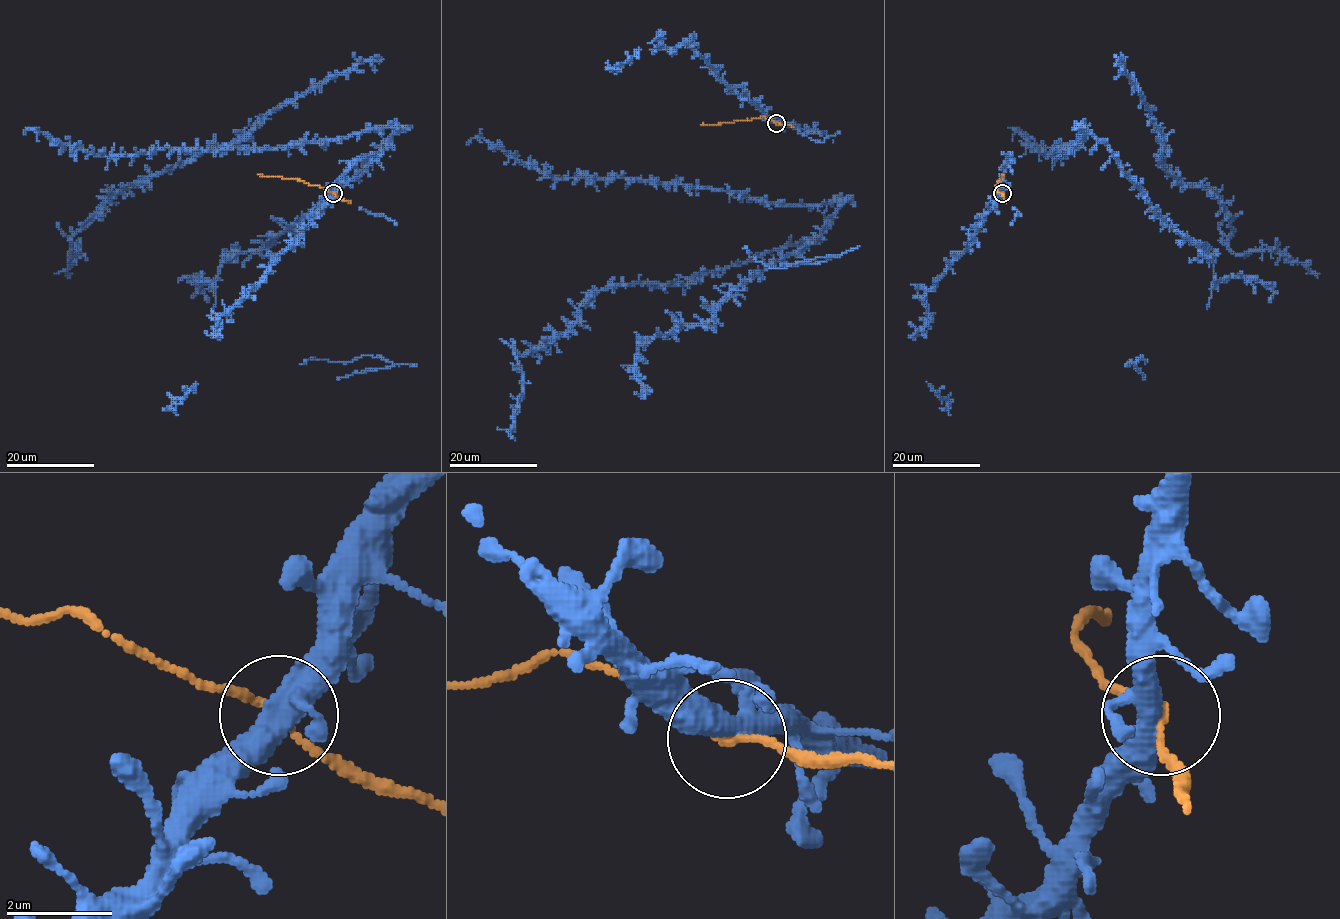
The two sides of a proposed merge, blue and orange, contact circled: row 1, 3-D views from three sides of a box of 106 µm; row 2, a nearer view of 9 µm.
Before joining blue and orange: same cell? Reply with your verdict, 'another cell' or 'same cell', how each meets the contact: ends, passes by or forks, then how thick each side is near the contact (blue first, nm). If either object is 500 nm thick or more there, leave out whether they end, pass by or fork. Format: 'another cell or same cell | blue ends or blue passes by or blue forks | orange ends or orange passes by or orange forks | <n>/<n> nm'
same cell | blue forks | orange passes by | 400/140 nm

